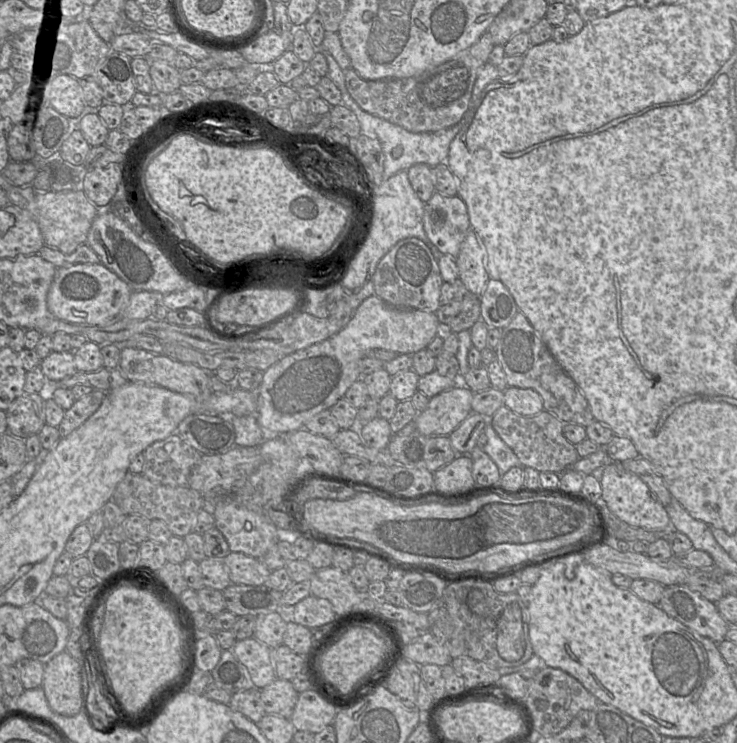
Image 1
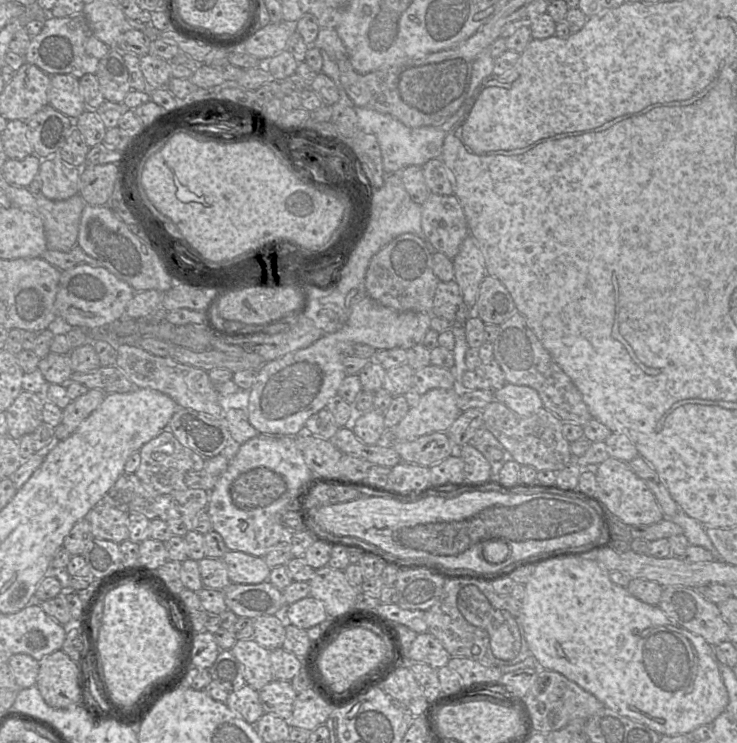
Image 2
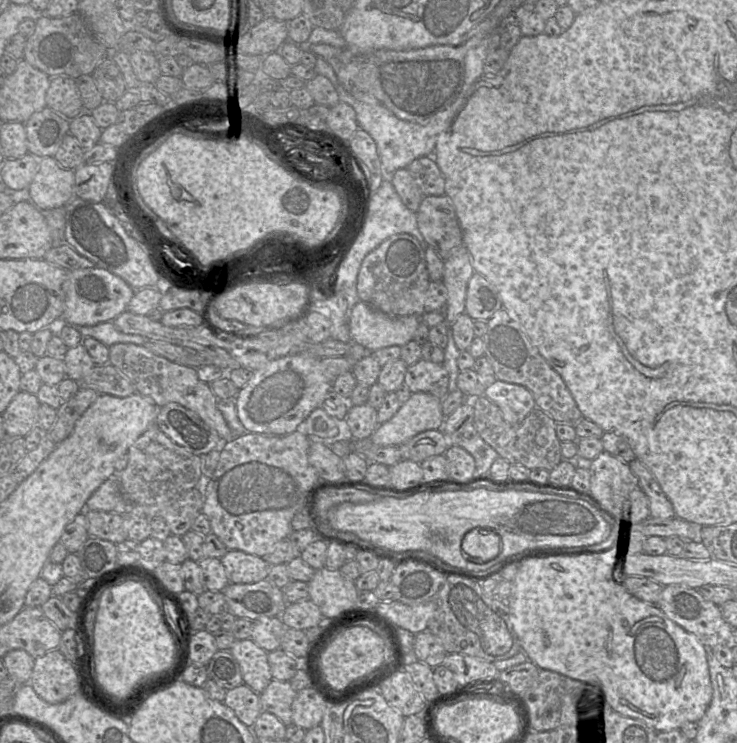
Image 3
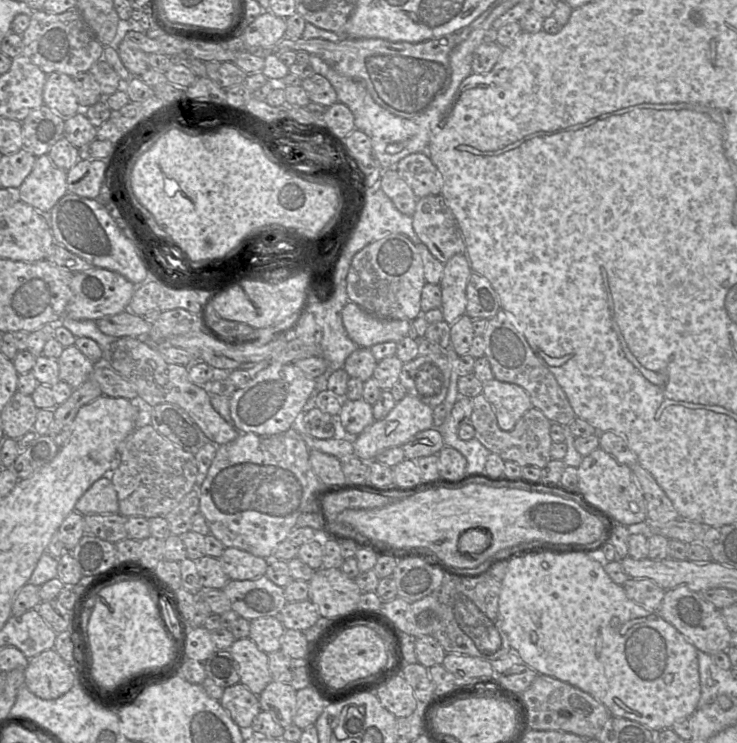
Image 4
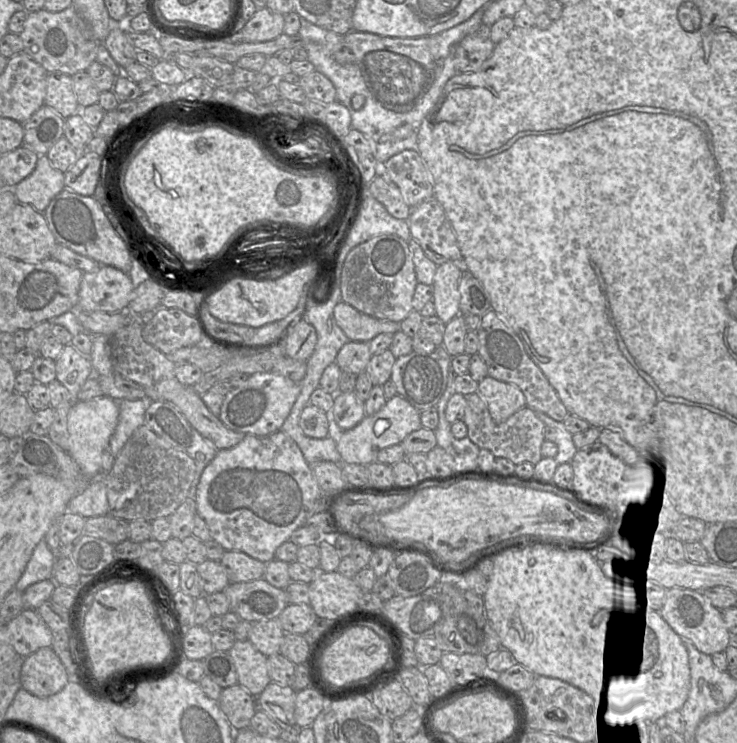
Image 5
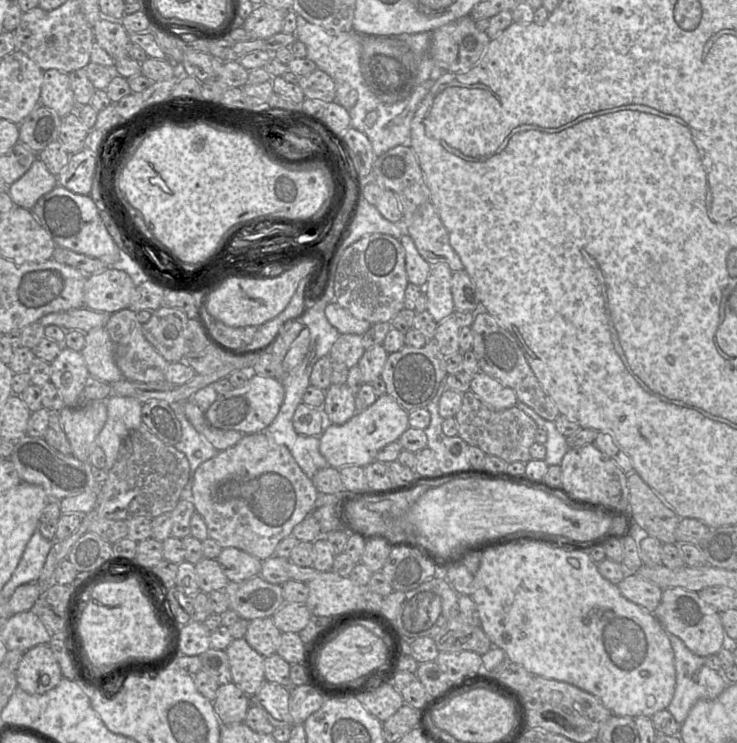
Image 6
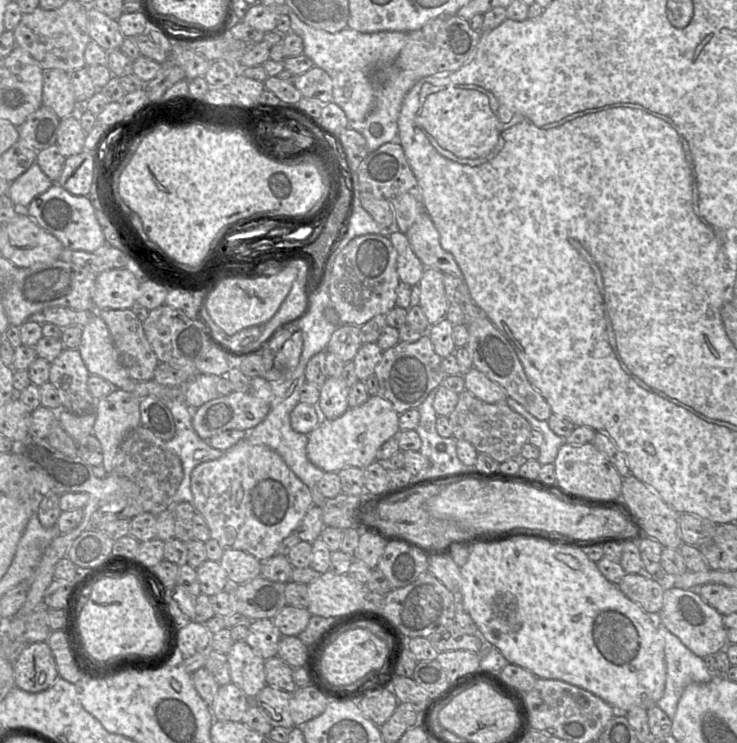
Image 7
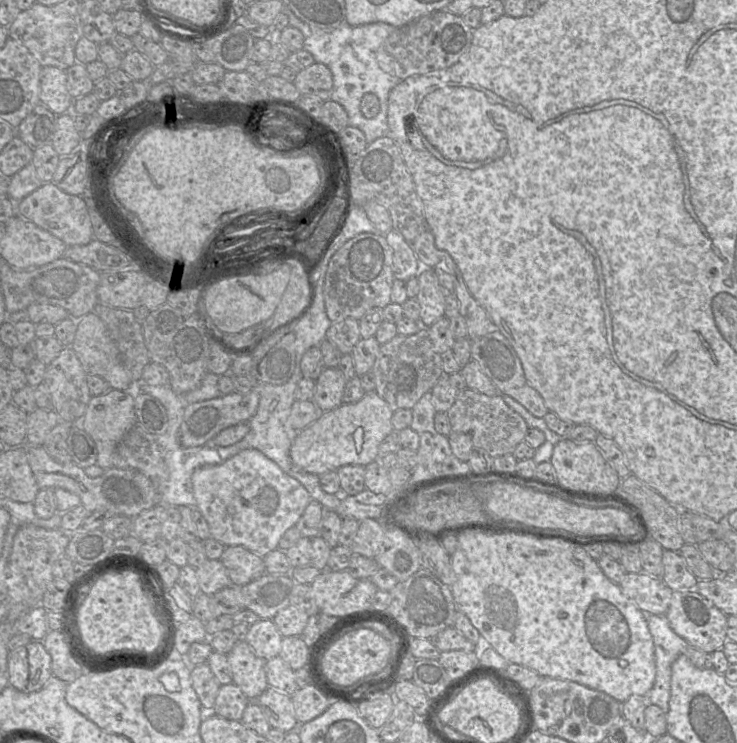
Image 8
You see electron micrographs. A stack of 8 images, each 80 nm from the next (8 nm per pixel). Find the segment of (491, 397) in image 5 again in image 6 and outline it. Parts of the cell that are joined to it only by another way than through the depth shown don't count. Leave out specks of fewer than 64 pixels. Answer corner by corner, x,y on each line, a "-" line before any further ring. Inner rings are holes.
478,372
471,378
470,391
495,411
515,407
518,402
514,390
483,372

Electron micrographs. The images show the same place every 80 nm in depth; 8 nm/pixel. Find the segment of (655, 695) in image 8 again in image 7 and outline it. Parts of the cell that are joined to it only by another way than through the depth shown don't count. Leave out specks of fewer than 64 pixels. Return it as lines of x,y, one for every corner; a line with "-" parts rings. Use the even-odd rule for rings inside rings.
657,623
664,641
666,682
664,694
657,702
672,720
685,687
691,683
707,683
714,675
708,671
703,658
689,650
668,628

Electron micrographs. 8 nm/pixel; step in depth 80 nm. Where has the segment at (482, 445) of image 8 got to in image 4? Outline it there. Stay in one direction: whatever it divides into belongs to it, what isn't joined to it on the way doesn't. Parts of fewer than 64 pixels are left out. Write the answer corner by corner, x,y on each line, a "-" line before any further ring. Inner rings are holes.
482,394
472,398
470,424
475,429
476,438
491,453
497,454
504,461
513,461
521,467
535,466
544,469
552,459
550,455
553,443
550,436
552,422
538,409
530,408
510,431
502,430
493,407

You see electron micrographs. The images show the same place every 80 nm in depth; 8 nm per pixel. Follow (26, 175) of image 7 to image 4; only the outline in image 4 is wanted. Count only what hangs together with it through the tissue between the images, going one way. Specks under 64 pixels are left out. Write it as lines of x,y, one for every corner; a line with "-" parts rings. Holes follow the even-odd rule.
48,155
36,157
31,173
21,186
12,191
20,200
42,214
48,214
56,203
68,193
67,171
56,167

